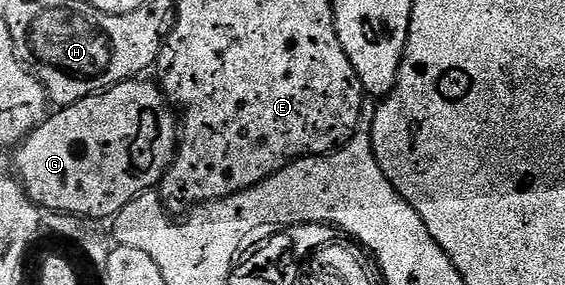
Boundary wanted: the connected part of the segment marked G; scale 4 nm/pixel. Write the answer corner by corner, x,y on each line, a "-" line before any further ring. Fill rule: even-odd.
141,77
128,79
97,95
83,97
83,101
75,101
70,107
54,110
16,148
16,178
38,207
109,221
121,212
127,201
160,184
177,154
179,119
160,86
145,81

